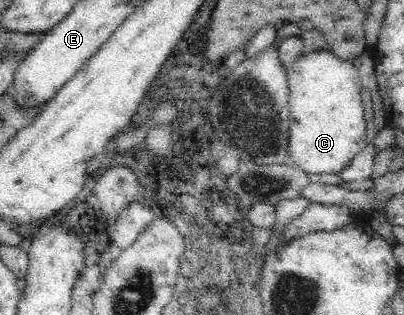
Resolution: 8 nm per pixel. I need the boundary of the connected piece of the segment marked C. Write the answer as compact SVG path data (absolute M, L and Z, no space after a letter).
M328 48L307 52L286 70L289 88L288 154L292 164L307 173L339 173L365 147L365 118L361 100L362 84L351 61L337 57Z

